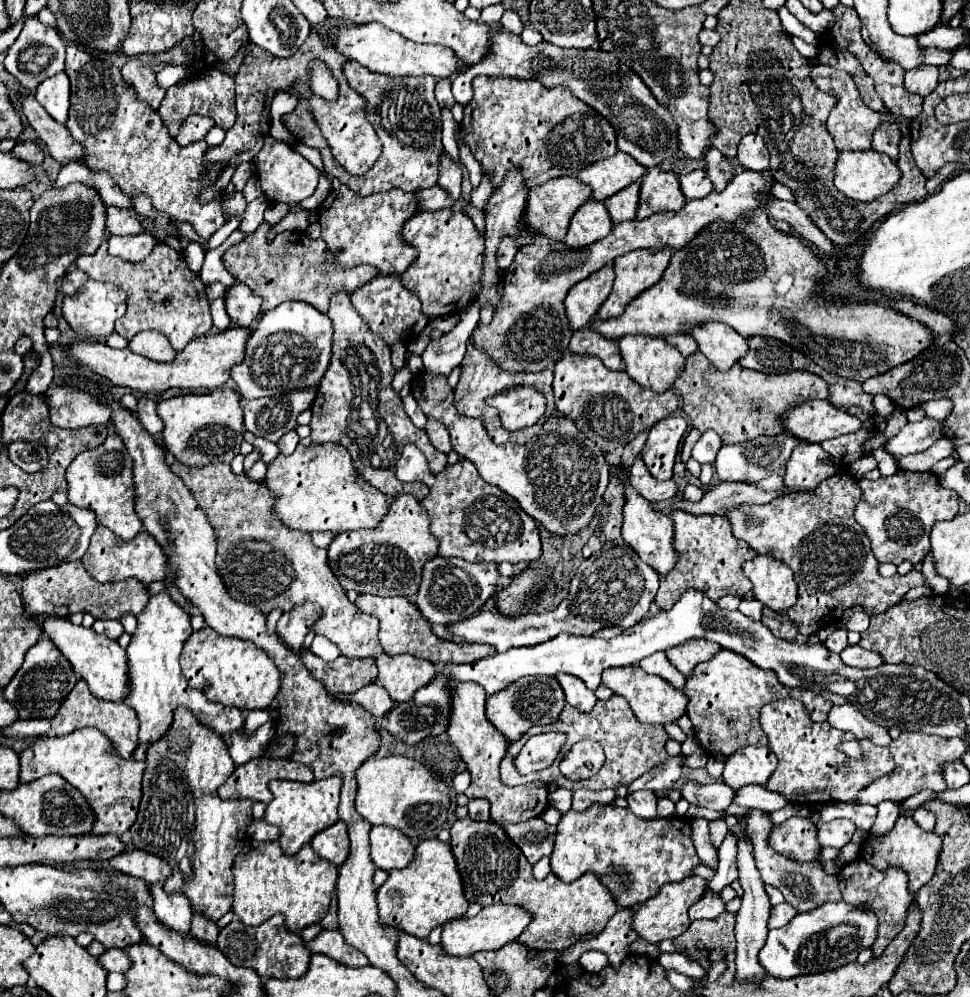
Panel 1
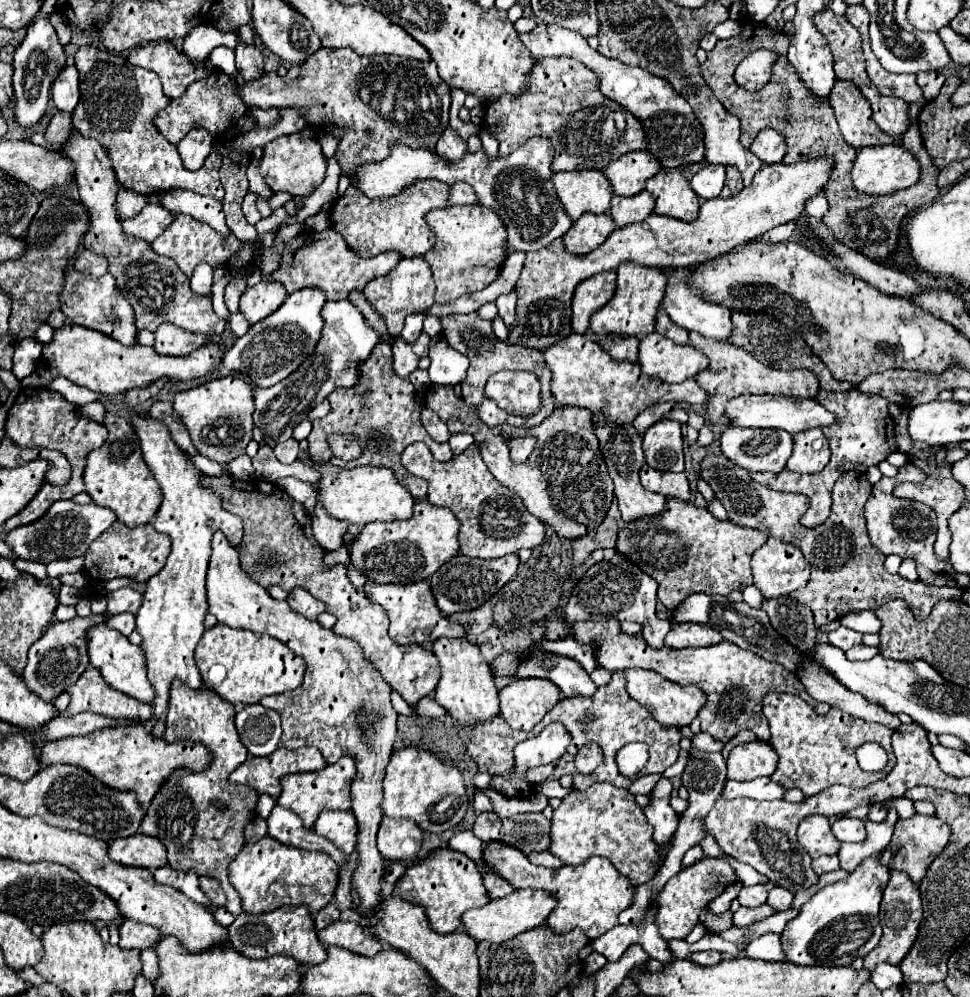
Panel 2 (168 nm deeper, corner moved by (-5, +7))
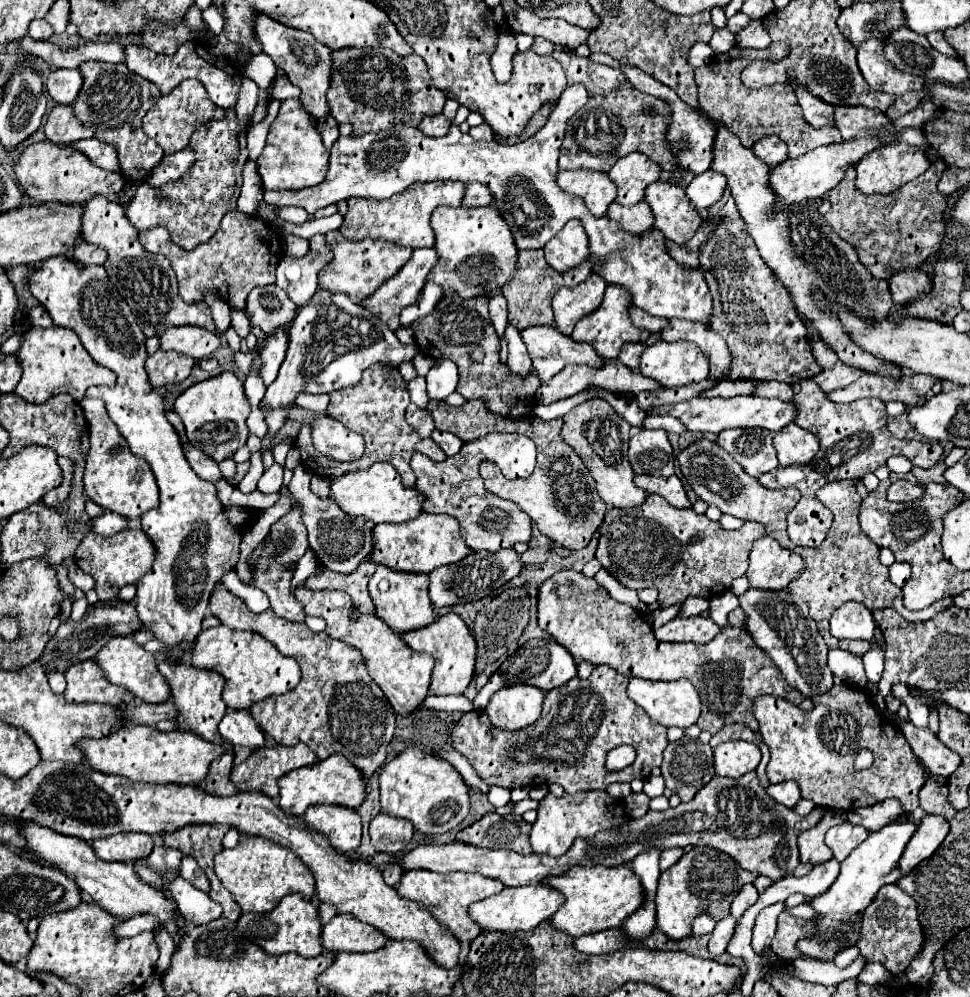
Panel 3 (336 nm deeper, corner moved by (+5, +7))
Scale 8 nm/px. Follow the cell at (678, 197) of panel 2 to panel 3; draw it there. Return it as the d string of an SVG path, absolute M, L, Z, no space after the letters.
M653 182L645 190L645 202L651 206L655 216L655 228L677 244L687 242L701 224L697 208L689 202L683 188L671 182Z

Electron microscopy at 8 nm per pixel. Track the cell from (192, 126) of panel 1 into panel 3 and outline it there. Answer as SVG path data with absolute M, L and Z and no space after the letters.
M185 146L183 150L169 154L163 158L163 162L151 172L147 184L149 186L163 186L167 182L177 182L191 166L195 160L195 150Z

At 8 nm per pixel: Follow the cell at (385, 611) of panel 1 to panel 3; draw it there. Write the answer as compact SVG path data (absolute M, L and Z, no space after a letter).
M377 568L369 580L369 596L375 604L375 614L395 632L405 634L411 630L425 628L435 622L435 614L429 602L429 578L411 576L405 572L389 572L389 568Z

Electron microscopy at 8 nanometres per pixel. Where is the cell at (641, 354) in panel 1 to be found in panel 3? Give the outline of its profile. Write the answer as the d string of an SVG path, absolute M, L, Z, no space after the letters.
M659 338L645 346L639 370L643 376L657 380L665 388L673 388L705 380L709 374L709 362L695 344L669 344Z

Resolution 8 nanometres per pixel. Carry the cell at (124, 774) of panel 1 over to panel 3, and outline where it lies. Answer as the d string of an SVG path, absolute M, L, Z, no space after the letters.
M133 726L121 728L109 736L99 740L85 738L75 744L81 752L85 762L105 774L123 776L135 782L149 782L149 784L199 784L209 770L209 764L225 752L219 744L211 744L201 740L201 736L193 732L159 732L151 726Z

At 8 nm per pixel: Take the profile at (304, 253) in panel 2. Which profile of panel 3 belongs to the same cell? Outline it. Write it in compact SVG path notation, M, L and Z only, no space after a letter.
M331 230L325 234L327 246L333 252L333 260L319 272L319 288L329 292L341 292L347 294L353 302L361 302L373 288L379 288L397 268L401 268L409 256L413 254L411 248L401 248L397 244L389 244L385 240L361 240L351 242L345 240L337 230Z

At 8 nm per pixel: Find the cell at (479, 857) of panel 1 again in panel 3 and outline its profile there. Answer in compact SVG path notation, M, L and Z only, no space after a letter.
M573 866L561 876L545 878L543 884L559 890L565 896L565 904L553 914L551 924L555 930L561 930L573 938L619 928L621 920L625 920L633 910L637 910L637 906L641 906L641 882L637 876L633 876L629 866Z

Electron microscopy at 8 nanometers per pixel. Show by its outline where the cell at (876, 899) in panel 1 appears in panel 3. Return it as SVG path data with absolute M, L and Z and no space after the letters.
M887 884L883 886L875 900L869 904L863 916L863 928L861 928L861 940L859 940L859 950L861 956L867 962L881 962L885 968L897 976L901 974L913 956L921 950L921 926L917 922L917 902L907 896L897 884Z

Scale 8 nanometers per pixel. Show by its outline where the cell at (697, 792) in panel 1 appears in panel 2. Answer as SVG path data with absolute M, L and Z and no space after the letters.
M757 778L751 782L725 782L725 790L723 794L727 794L729 798L733 796L751 796L757 800L781 800L783 792L787 792L787 788L771 782L769 778Z

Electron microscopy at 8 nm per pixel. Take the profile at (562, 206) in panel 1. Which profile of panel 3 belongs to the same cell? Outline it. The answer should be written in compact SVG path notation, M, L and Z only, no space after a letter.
M567 170L557 174L557 184L571 196L577 196L585 202L587 210L593 216L605 216L607 206L615 200L617 188L603 172L589 170Z

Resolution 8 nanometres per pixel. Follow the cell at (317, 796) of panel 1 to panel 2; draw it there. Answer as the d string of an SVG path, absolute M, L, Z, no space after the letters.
M343 756L335 764L327 764L323 770L317 770L317 772L287 774L285 778L281 778L283 792L277 804L291 812L297 812L305 828L313 828L317 816L323 810L349 810L351 808L351 780L355 778L355 772L357 772L355 760L351 756Z

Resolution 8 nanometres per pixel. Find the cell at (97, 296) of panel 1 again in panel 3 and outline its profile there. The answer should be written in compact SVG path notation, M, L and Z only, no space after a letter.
M55 256L39 264L37 272L29 280L31 284L31 294L43 304L45 310L49 310L49 316L53 318L55 326L71 328L73 332L79 334L85 350L103 366L113 370L117 374L117 386L107 388L107 386L95 386L87 388L85 398L101 398L105 402L109 418L117 424L119 432L125 436L129 442L129 448L135 456L143 458L157 480L159 492L161 492L161 502L157 508L145 512L141 516L143 530L147 536L151 536L157 556L153 562L153 568L137 582L137 598L135 598L135 610L139 616L139 622L143 624L145 630L153 632L153 636L163 642L169 650L163 650L163 658L169 662L183 662L185 660L185 650L181 648L181 642L193 642L195 636L201 632L201 620L207 612L209 604L209 594L213 586L221 580L221 576L237 566L239 560L239 544L241 536L239 532L221 516L221 502L215 492L215 484L199 478L193 468L189 468L189 462L185 460L185 454L181 452L179 436L175 428L167 422L165 418L165 408L163 408L163 398L159 396L157 390L151 388L145 372L145 336L135 324L131 308L125 304L125 300L119 296L119 292L109 284L109 278L105 274L103 266L81 266L73 262L67 256Z

